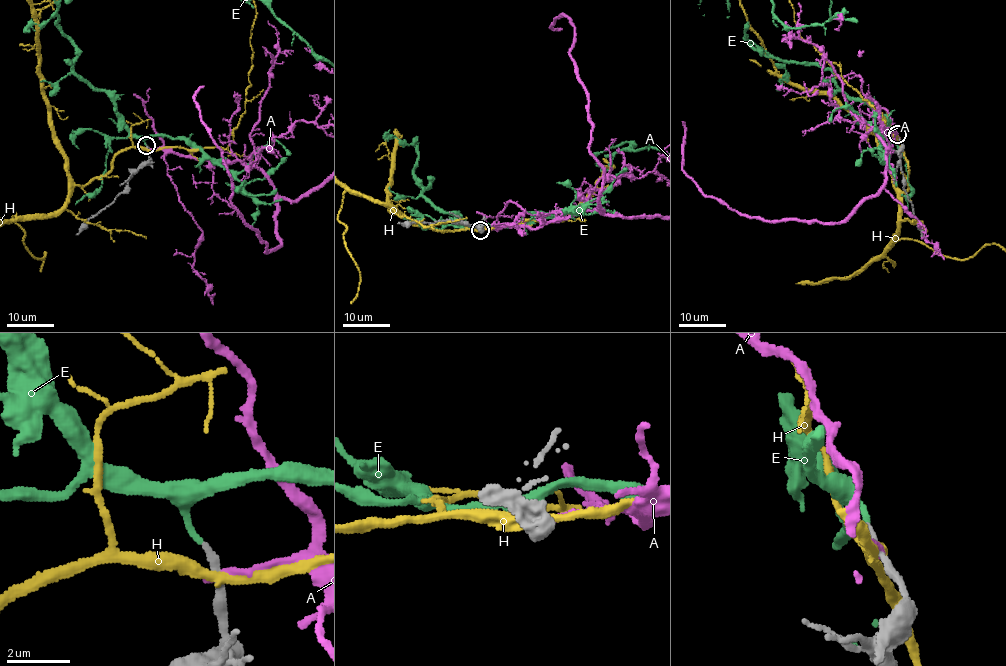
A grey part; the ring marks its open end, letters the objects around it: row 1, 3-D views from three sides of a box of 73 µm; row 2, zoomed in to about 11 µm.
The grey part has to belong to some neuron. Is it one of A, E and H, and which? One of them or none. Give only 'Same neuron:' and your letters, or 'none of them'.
Same neuron: E

